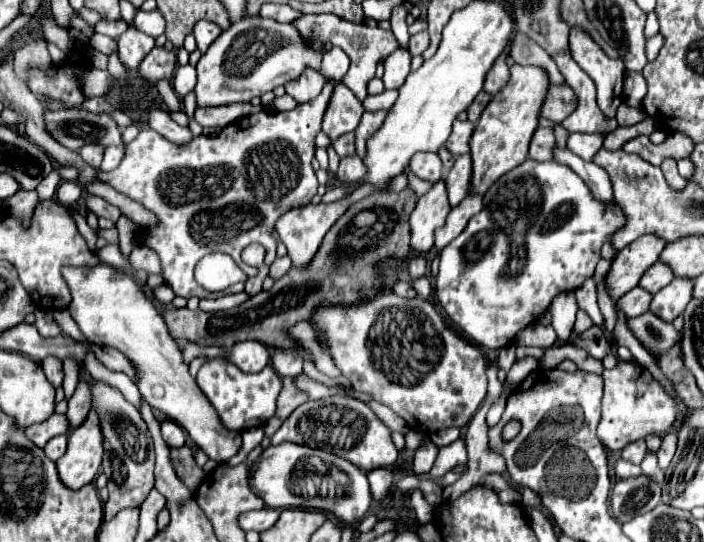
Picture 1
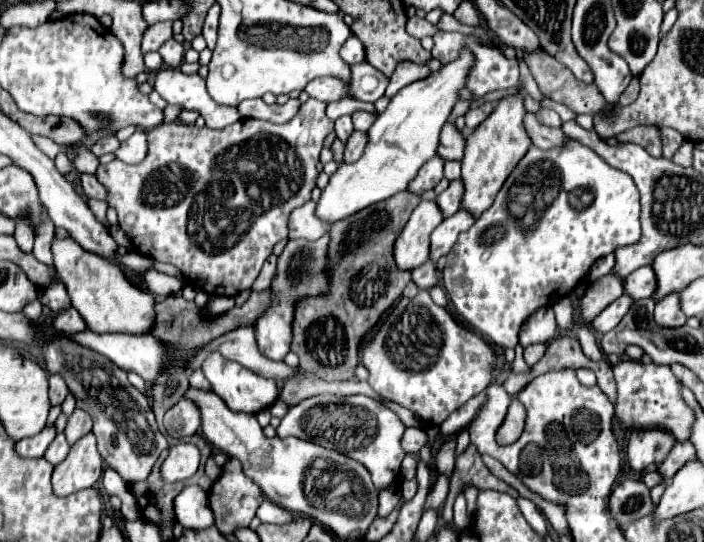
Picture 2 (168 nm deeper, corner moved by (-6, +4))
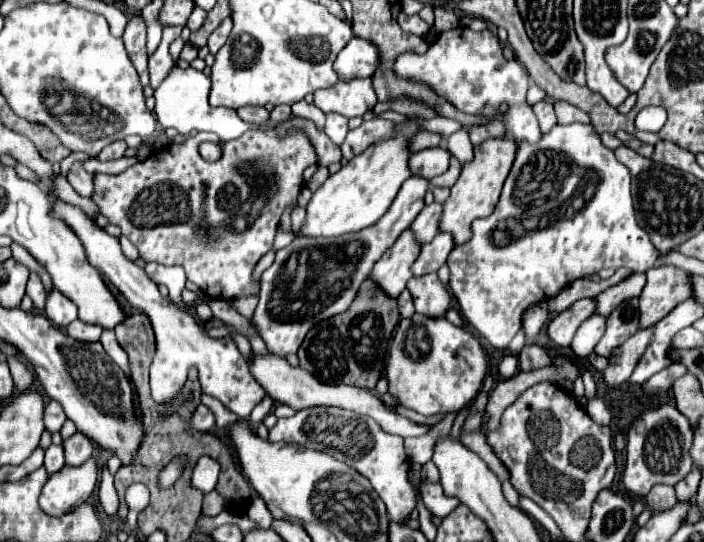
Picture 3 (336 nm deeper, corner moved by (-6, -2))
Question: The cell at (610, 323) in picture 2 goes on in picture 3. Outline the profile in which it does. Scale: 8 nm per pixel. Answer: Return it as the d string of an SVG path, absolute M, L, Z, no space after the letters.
M594 314L594 316L590 316L590 318L578 328L578 332L576 332L576 336L574 336L572 344L570 344L570 348L572 348L572 352L574 352L576 356L584 358L584 356L592 354L594 346L600 342L600 338L602 338L604 332L606 332L606 320L608 320L606 316Z

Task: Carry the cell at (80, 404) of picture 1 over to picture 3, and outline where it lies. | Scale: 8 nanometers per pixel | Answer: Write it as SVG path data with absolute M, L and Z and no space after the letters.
M76 432L64 440L64 452L66 452L66 464L78 466L92 456L94 444L92 440L88 440L88 436L84 436L82 432Z

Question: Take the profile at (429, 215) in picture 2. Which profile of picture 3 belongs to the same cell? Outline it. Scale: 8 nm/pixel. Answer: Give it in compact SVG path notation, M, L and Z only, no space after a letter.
M406 228L400 238L388 248L382 258L374 264L372 278L390 294L400 296L400 292L406 288L406 282L414 276L412 264L416 256L420 254L420 244L416 240L416 234L412 234L410 228Z

